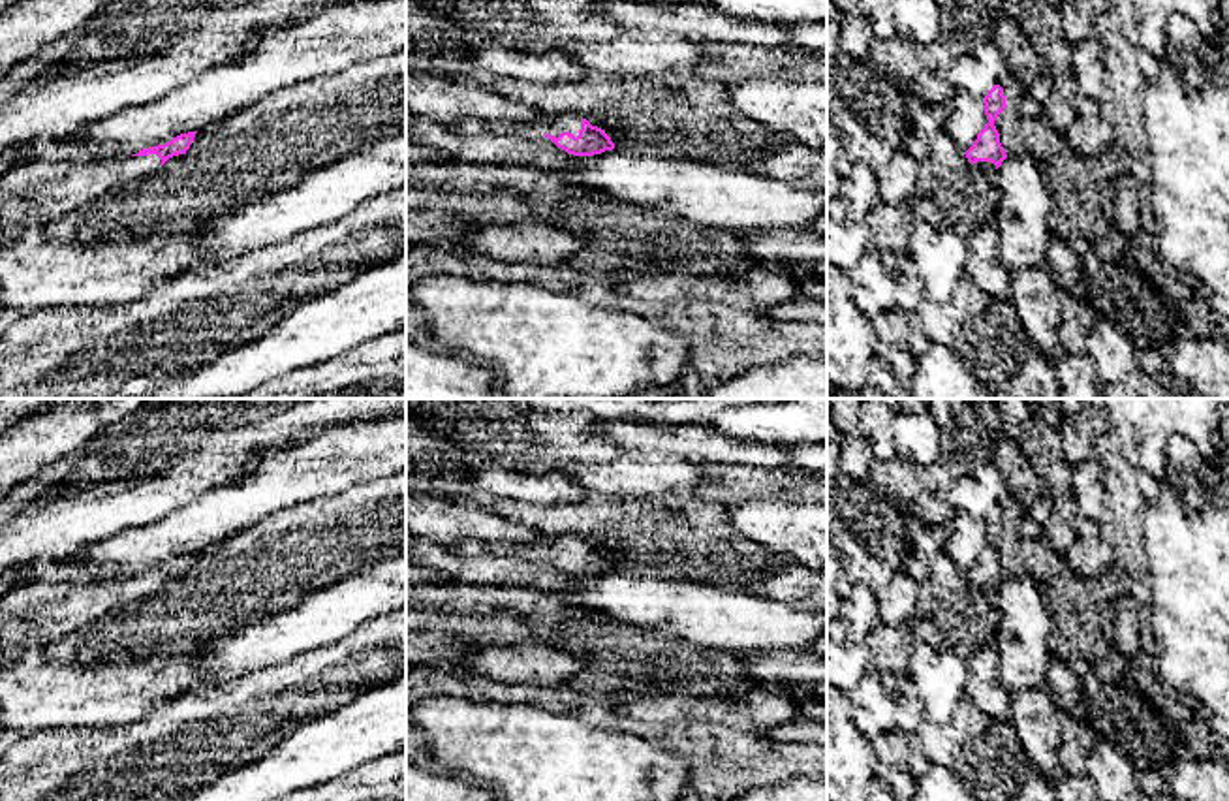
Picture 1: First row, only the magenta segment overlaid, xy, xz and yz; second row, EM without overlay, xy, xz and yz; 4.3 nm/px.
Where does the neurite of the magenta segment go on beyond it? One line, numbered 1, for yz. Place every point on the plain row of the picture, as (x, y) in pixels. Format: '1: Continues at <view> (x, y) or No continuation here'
1: Continues at yz (987, 589)

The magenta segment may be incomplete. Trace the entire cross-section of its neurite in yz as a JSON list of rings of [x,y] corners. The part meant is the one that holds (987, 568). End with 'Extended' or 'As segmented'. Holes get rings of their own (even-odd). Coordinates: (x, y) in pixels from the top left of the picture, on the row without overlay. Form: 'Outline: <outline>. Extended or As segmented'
Outline: [[[994,506],[983,519],[983,525],[988,543],[983,547],[973,566],[964,575],[973,589],[981,590],[994,602],[996,590],[1007,579],[1000,564],[1000,555],[994,547],[998,536],[1007,528],[1003,510],[1000,506]]]. Extended

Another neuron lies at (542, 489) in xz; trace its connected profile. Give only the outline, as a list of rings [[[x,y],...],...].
[[[474,457],[468,466],[472,487],[483,496],[547,508],[577,500],[588,491],[564,474],[517,474],[492,464],[487,457]]]

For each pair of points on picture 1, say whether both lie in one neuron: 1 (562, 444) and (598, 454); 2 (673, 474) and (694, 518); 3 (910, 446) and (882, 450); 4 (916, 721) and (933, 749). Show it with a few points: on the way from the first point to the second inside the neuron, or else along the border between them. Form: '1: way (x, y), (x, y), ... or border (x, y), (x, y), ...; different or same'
1: way (572, 450), (589, 454); same
2: border (694, 493), (637, 495); different
3: border (891, 418), (893, 450), (897, 455); different
4: border (925, 722), (921, 745), (929, 758); different

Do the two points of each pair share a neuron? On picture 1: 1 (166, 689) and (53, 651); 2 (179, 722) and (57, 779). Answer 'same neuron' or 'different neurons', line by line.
1: different neurons
2: same neuron

